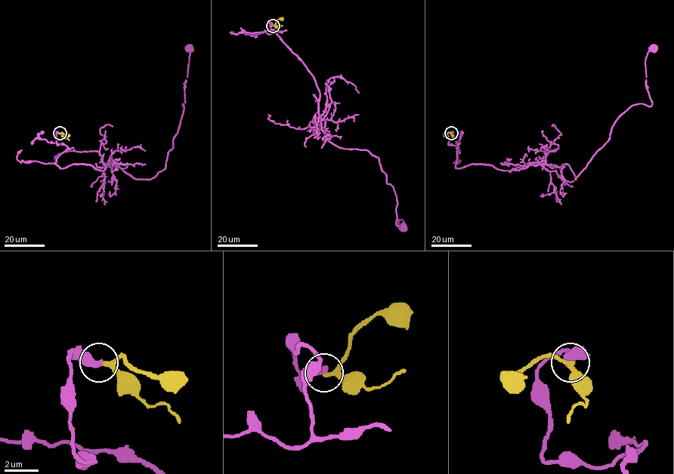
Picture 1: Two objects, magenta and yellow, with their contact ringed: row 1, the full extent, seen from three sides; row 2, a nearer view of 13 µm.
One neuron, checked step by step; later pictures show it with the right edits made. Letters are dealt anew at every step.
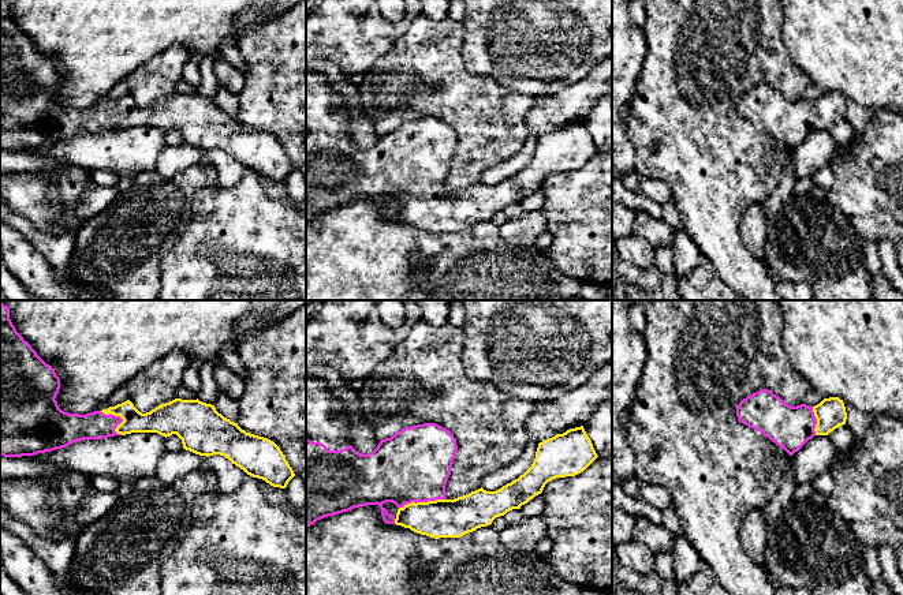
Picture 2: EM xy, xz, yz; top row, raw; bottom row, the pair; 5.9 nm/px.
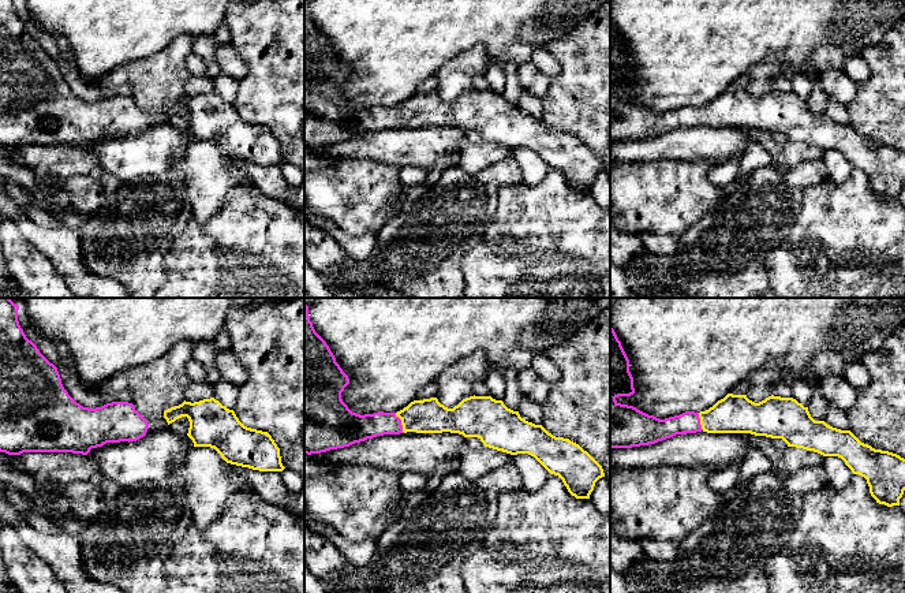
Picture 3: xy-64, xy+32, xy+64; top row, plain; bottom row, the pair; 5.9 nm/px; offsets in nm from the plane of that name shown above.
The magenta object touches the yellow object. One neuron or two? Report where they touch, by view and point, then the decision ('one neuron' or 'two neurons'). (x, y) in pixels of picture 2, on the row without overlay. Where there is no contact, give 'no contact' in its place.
xz (421, 195) | one neuron

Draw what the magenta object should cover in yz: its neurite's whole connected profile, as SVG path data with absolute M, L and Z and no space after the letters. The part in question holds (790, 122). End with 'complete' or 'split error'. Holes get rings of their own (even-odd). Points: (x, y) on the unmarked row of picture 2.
M761 83L739 97L736 111L792 150L814 130L828 130L846 119L847 106L839 91L824 93L814 101L791 101L770 85Z; split error

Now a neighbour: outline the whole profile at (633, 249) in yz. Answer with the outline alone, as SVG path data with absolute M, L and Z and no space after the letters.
M633 233L612 240L620 257L639 269L654 269L654 248L643 237Z

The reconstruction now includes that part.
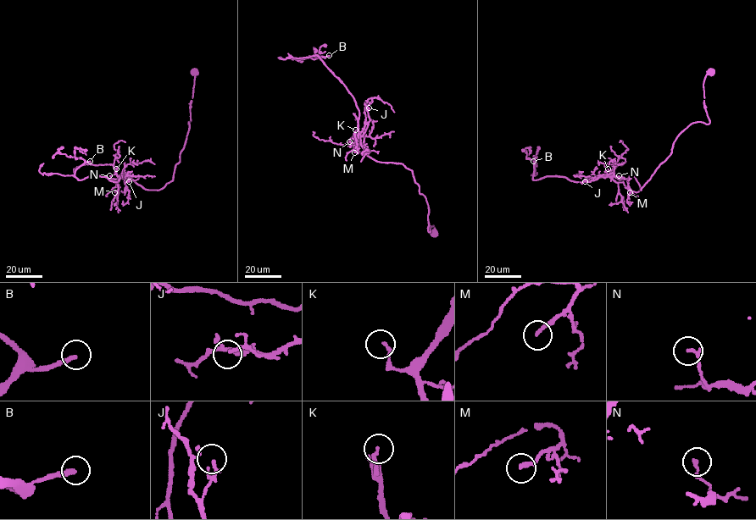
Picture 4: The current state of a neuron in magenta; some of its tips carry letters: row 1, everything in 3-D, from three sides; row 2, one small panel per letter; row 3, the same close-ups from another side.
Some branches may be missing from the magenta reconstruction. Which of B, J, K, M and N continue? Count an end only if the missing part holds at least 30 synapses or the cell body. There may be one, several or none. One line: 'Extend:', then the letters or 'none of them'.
Extend: B

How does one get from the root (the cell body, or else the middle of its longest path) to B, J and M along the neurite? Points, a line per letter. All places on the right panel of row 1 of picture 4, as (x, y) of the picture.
B: (710, 72), (703, 83), (709, 122), (688, 125), (641, 190), (633, 176), (534, 179), (533, 161)
J: (710, 72), (703, 83), (709, 122), (688, 125), (641, 190), (633, 176), (624, 179), (613, 173), (585, 181)
M: (710, 72), (703, 83), (709, 122), (688, 125), (641, 190), (633, 176), (611, 177), (630, 192)

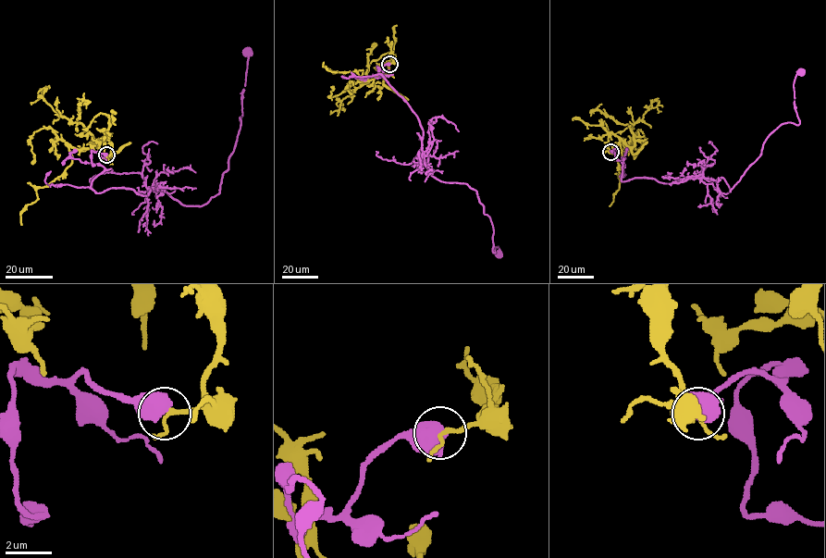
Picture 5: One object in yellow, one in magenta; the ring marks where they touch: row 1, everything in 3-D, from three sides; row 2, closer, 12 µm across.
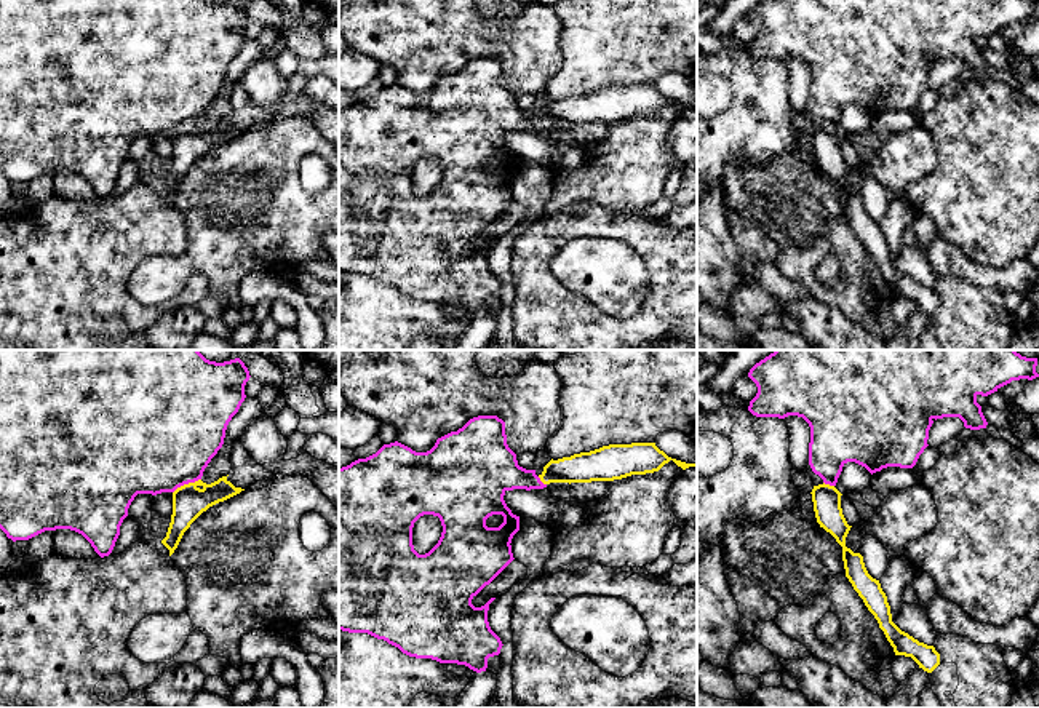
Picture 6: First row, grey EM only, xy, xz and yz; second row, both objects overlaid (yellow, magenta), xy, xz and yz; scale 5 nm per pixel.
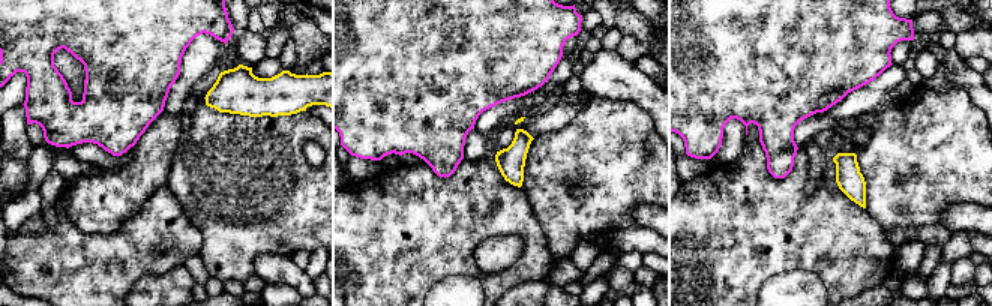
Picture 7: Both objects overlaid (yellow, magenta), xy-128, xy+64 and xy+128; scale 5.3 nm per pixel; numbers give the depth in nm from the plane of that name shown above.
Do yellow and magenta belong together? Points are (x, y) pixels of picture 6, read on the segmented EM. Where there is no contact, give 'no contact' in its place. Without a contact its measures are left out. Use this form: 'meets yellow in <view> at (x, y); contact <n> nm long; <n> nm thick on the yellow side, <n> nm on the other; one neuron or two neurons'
meets yellow in xy at (186, 485); contact 160 nm long; 170 nm thick on the yellow side, 480 nm on the other; two neurons

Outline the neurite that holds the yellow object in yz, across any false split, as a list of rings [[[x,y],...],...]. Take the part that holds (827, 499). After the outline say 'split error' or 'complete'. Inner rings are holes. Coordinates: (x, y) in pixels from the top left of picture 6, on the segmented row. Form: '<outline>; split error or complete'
[[[825,483],[814,486],[810,494],[817,523],[842,547],[846,577],[878,620],[895,655],[911,657],[919,668],[932,673],[940,665],[940,654],[934,646],[919,642],[892,622],[890,606],[879,580],[868,574],[863,556],[846,547],[846,537],[852,526],[847,524],[842,515],[842,494],[834,486]]]; complete

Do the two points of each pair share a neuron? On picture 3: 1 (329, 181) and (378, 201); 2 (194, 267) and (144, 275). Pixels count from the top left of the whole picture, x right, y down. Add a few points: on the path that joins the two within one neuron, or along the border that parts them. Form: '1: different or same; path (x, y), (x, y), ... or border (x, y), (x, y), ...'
1: same; path (341, 193), (344, 196), (366, 198)
2: different; border (172, 241), (164, 260), (165, 279), (163, 283)

